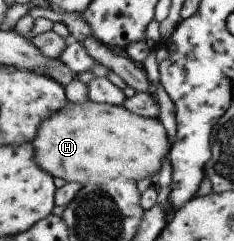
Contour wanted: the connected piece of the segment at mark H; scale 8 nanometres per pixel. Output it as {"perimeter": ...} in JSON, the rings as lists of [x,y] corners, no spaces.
{"perimeter":[[[90,101],[85,104],[69,102],[61,112],[53,114],[49,120],[43,122],[34,146],[43,170],[47,170],[55,177],[65,179],[68,183],[77,182],[86,186],[93,182],[107,184],[111,180],[122,178],[141,182],[149,176],[156,182],[165,160],[170,157],[173,150],[173,142],[170,146],[169,144],[169,132],[161,120],[135,114],[125,106]]]}

